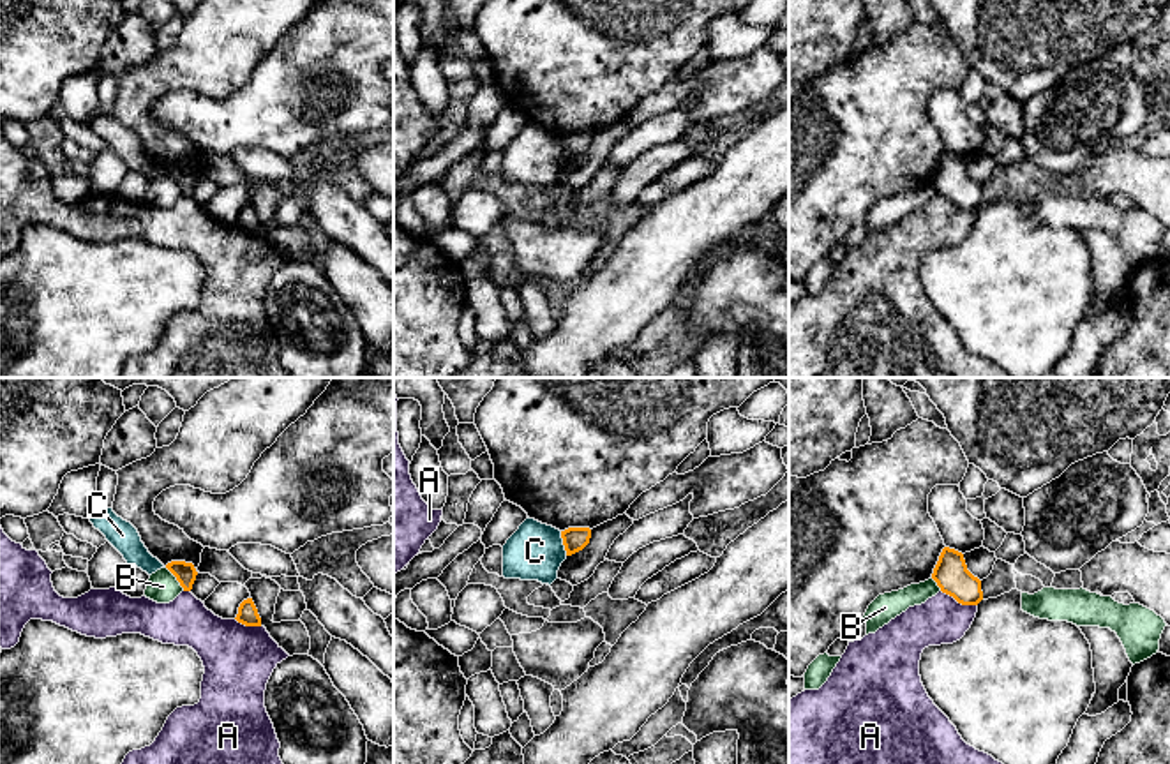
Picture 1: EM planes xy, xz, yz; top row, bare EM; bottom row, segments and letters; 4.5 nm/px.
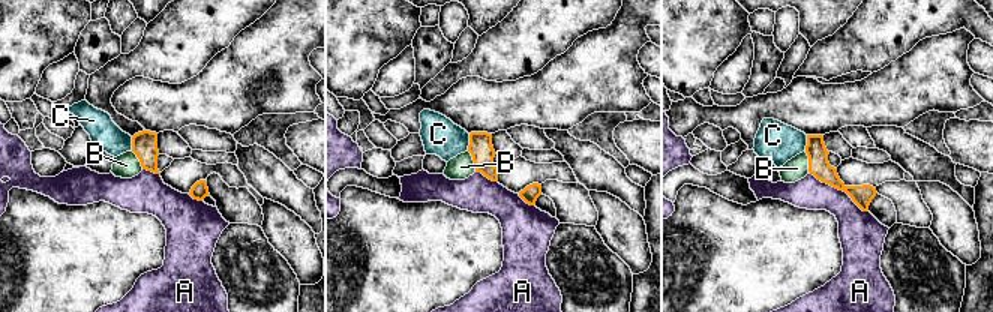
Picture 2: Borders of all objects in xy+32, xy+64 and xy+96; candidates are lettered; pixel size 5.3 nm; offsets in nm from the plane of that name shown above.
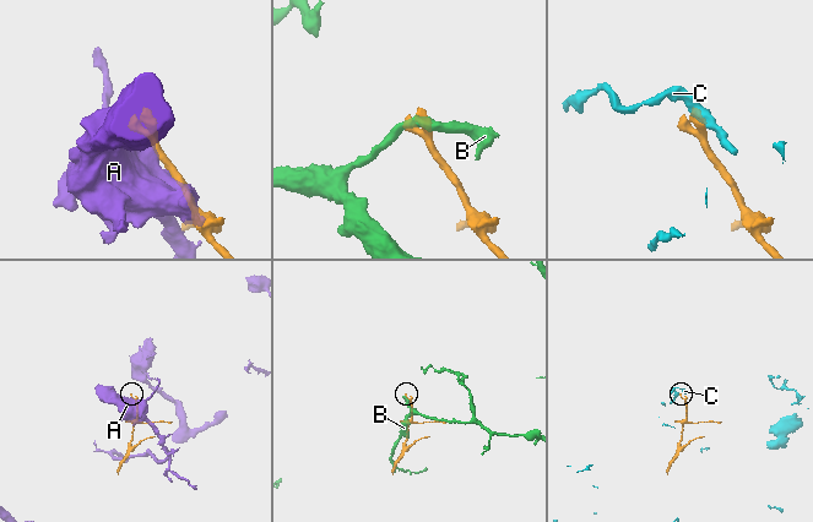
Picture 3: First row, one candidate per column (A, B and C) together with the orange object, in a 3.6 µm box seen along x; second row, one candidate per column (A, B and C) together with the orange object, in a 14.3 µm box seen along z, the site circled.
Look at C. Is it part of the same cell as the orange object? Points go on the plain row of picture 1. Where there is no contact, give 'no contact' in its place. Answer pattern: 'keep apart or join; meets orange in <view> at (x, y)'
keep apart; meets orange in xz at (563, 149)

